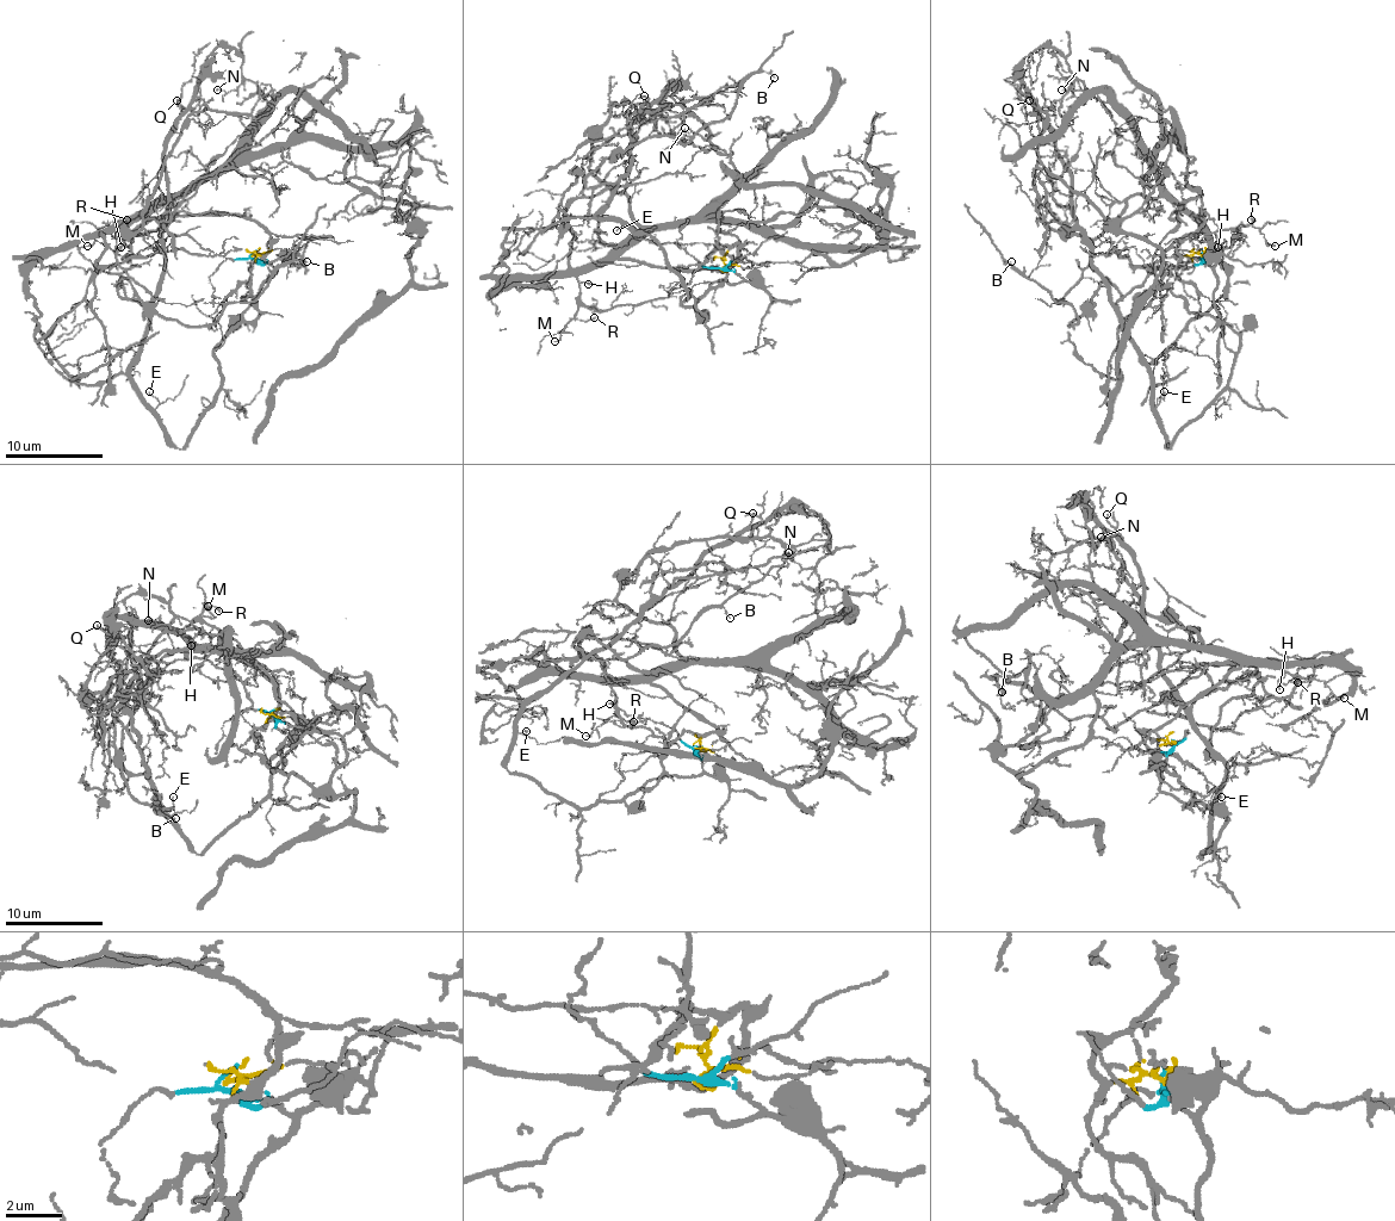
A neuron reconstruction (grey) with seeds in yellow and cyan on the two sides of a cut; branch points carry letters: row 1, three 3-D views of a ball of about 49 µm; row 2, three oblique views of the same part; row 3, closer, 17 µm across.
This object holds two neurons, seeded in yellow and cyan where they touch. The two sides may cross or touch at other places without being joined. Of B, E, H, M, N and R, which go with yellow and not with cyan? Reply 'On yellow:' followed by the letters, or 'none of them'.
On yellow: H, M, N, R

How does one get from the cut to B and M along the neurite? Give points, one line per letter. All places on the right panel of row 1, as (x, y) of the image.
B: (1202, 253), (1239, 349), (1229, 384), (1171, 450), (1113, 286), (1068, 326), (1068, 304), (1010, 262)
M: (1202, 255), (1190, 237), (1204, 221), (1202, 214), (1192, 216), (1209, 233), (1253, 225), (1276, 246)

